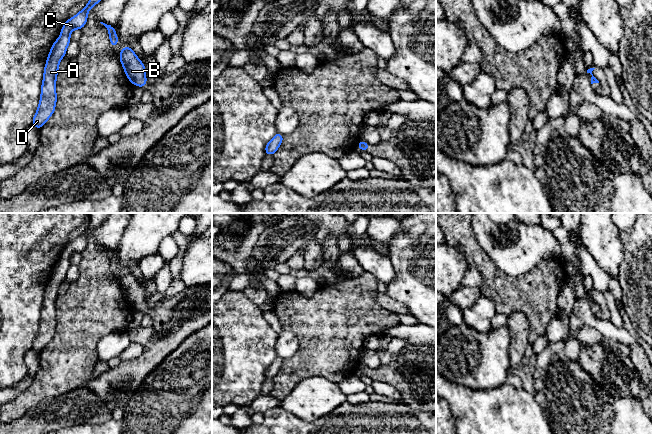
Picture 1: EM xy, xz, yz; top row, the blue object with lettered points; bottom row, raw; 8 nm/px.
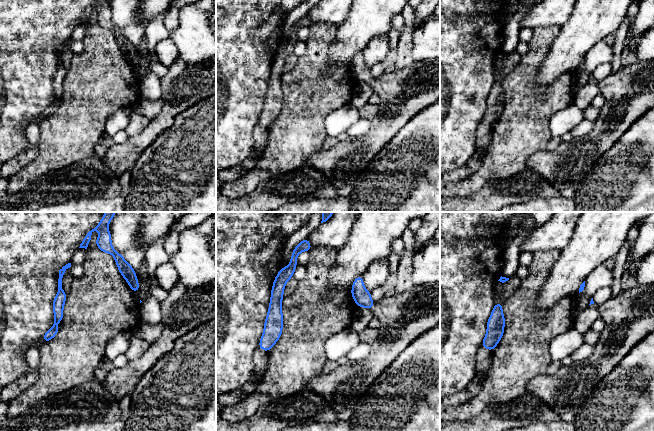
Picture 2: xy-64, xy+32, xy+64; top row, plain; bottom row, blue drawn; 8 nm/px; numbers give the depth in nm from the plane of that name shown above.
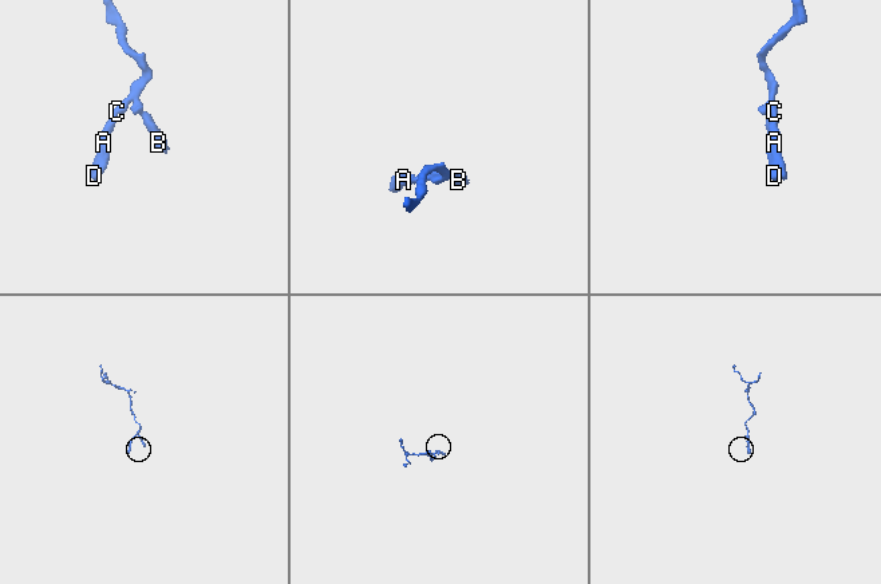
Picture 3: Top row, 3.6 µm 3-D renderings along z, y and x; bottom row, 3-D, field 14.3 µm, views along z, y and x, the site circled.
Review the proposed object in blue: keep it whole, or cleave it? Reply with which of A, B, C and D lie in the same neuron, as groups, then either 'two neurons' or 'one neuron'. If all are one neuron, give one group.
A B C D | one neuron

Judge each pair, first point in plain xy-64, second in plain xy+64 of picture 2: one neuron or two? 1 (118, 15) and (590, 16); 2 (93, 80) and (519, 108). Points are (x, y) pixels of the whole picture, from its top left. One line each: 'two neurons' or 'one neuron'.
1: two neurons
2: one neuron

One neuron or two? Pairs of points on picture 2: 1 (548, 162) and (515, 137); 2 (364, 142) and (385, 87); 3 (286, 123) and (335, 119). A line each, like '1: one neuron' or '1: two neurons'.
1: two neurons
2: one neuron
3: two neurons

